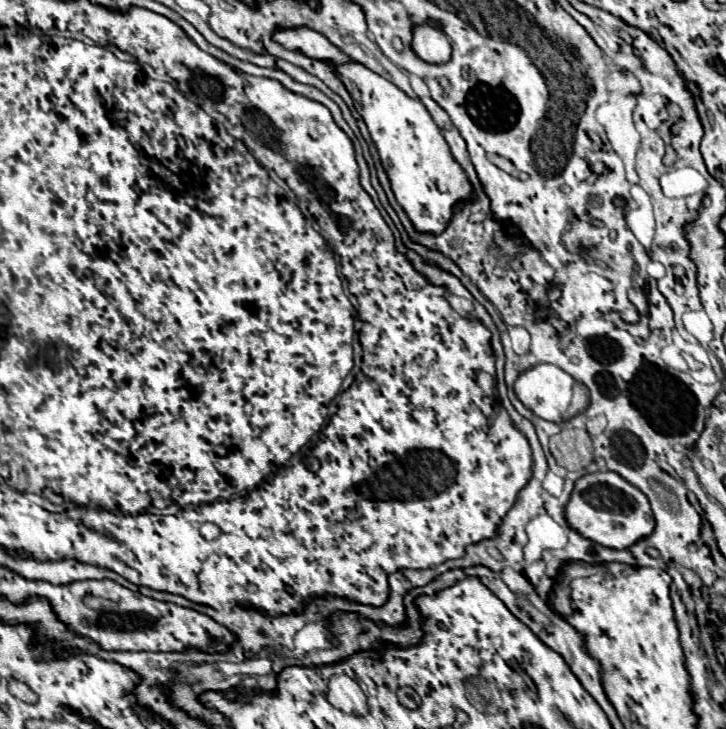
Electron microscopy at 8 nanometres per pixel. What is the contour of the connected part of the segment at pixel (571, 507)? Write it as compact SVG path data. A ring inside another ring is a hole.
M593 472L581 476L565 506L565 520L569 528L579 532L583 538L607 548L629 548L637 540L649 536L655 528L647 496L615 472Z

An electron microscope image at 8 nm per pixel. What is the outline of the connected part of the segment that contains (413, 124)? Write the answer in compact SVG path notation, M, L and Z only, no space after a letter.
M305 26L277 28L271 38L287 50L301 52L313 60L331 62L335 66L335 74L345 84L349 94L353 94L355 90L359 92L357 112L369 128L371 140L379 150L381 164L389 174L399 204L405 208L417 230L429 234L443 232L453 216L453 206L461 200L469 200L473 186L467 180L464 170L451 156L443 134L439 134L439 128L425 106L419 100L409 98L383 76L369 72L355 60L349 60L337 46L333 46L315 30L309 30Z

